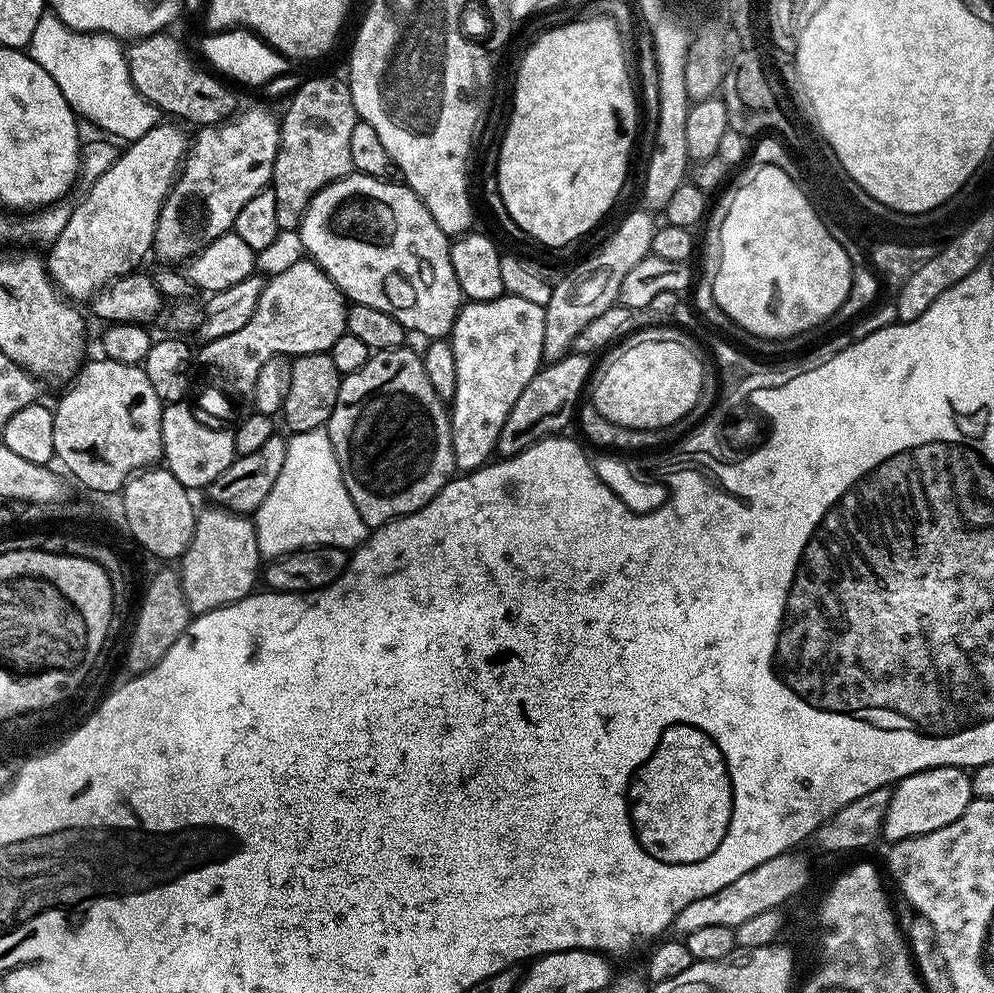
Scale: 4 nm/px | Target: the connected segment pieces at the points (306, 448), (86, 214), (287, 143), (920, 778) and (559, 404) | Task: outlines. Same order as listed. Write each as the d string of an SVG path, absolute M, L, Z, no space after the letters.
M315 428L305 432L297 432L287 437L288 449L286 462L282 465L282 474L278 474L278 482L274 482L274 490L266 494L262 506L254 513L258 550L261 557L275 558L285 556L288 552L296 552L300 548L314 548L318 544L355 550L368 539L370 529L358 514L350 494L346 490L346 482L342 482L342 470L338 466L338 458L334 454L334 446L330 442L324 428Z
M167 122L156 124L148 133L143 134L142 137L137 140L131 141L131 143L125 147L128 149L126 149L125 152L123 149L123 151L117 155L116 159L112 161L110 168L98 177L97 180L87 189L86 192L88 193L81 198L80 205L75 205L75 207L72 208L70 222L66 222L66 227L62 230L62 234L58 234L58 238L47 249L48 256L46 255L46 263L48 266L48 273L52 276L52 281L55 282L57 288L59 288L69 300L73 302L81 302L80 300L84 300L84 302L91 301L92 297L95 296L97 292L102 291L106 285L112 284L118 278L128 276L130 273L137 271L137 269L143 265L140 263L142 263L147 256L150 256L150 253L153 251L152 243L154 242L154 230L158 226L158 214L162 210L164 199L168 196L169 190L171 190L172 185L176 182L177 175L190 147L190 136L187 136L182 129L175 128L175 126L180 126L177 126L175 123L172 124L167 124Z
M332 76L308 80L292 96L280 120L280 145L274 162L270 191L276 199L276 217L282 230L299 229L306 206L330 182L353 175L350 134L357 122L356 107L347 83Z
M927 768L897 780L892 788L890 806L886 806L883 839L888 842L914 838L950 826L973 802L972 778L962 768Z
M575 354L545 363L540 371L534 374L534 378L526 382L526 390L518 394L518 402L514 402L514 410L510 410L506 426L502 426L502 434L498 434L496 452L504 458L517 456L536 441L563 433L565 431L563 428L571 420L573 423L574 413L582 400L580 395L583 392L585 395L586 385L593 375L592 363L594 363L593 357Z

